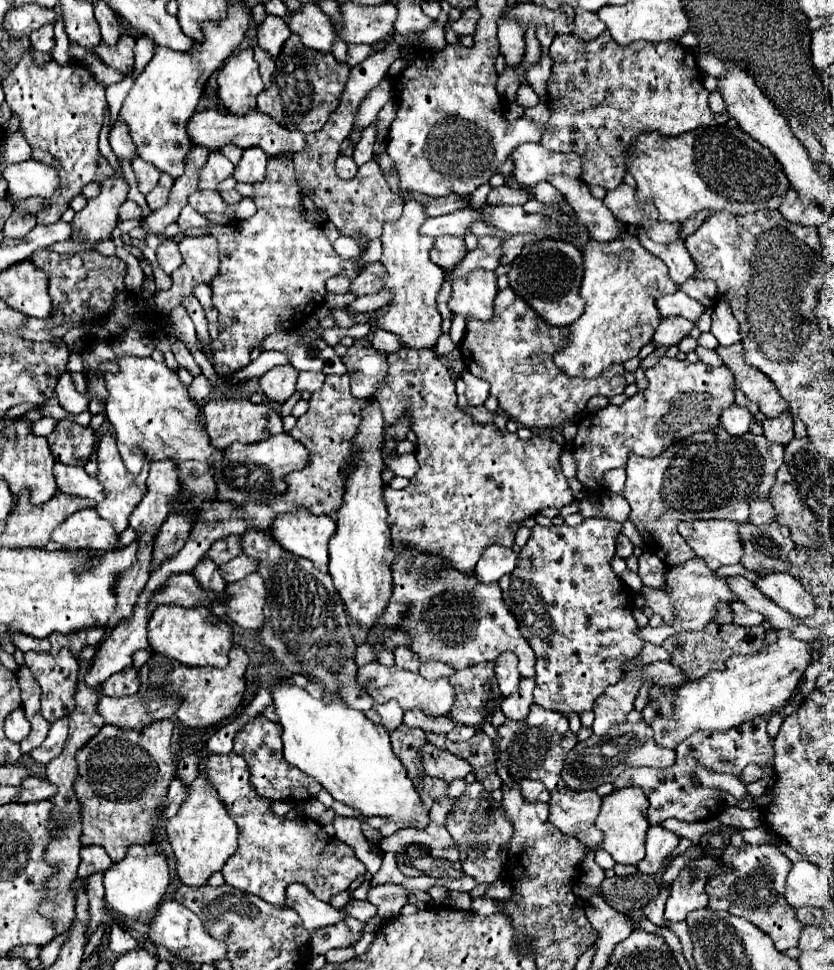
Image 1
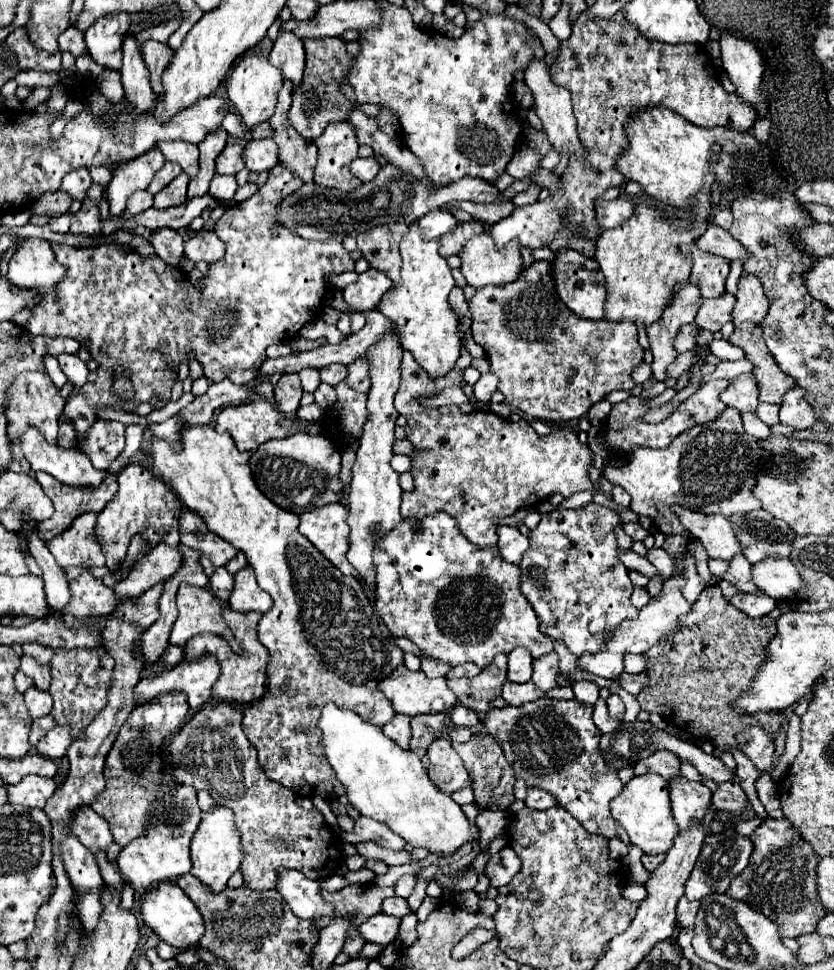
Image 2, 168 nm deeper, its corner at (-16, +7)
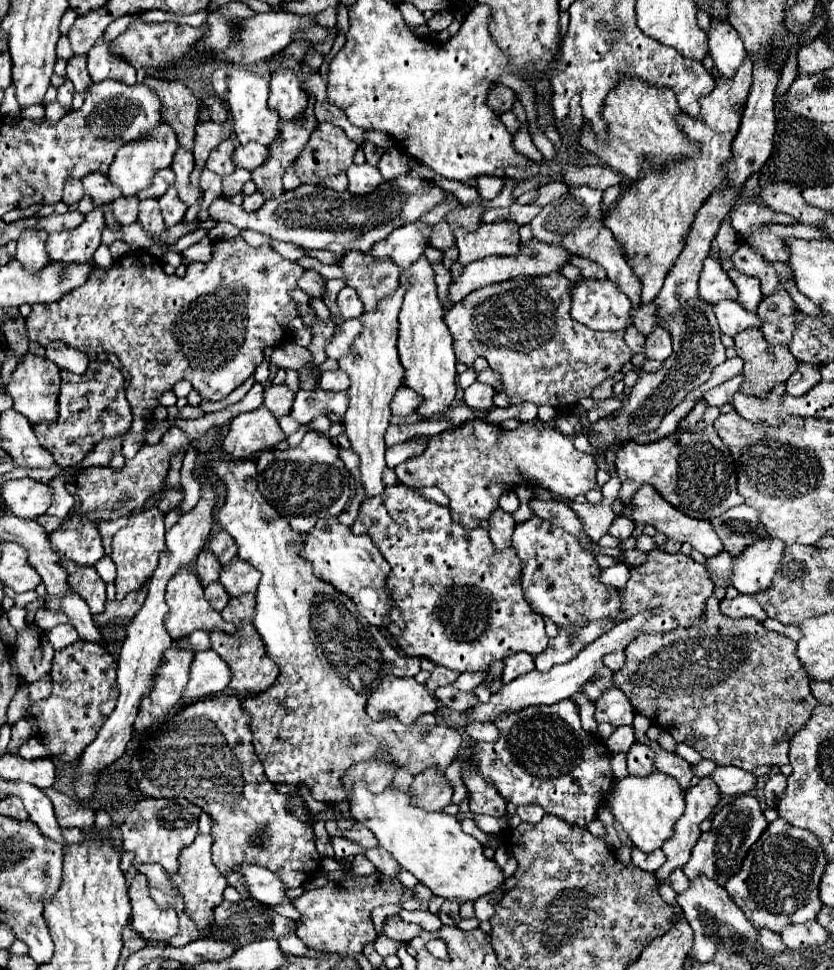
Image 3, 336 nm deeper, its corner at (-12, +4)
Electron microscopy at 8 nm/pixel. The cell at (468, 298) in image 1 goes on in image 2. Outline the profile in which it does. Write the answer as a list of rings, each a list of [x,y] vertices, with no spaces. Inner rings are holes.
[[[482,233],[464,243],[464,249],[458,253],[462,265],[460,271],[466,277],[468,285],[504,285],[514,281],[522,271],[520,241],[514,239],[502,249],[496,247],[490,233]]]

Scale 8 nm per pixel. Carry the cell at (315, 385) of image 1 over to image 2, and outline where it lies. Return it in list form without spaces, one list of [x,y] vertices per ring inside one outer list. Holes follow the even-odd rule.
[[[334,363],[334,365],[328,365],[328,367],[322,369],[322,381],[328,383],[328,385],[332,385],[332,387],[336,387],[338,383],[342,383],[346,377],[348,377],[348,367],[346,365]]]

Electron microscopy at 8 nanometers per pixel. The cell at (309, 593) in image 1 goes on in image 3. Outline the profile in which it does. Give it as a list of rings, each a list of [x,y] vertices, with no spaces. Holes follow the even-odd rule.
[[[218,458],[206,460],[204,466],[222,482],[222,486],[226,486],[224,504],[220,504],[214,512],[216,524],[234,538],[238,546],[238,558],[262,572],[256,590],[256,616],[252,618],[252,622],[266,646],[270,660],[278,664],[280,674],[268,690],[256,696],[248,696],[243,706],[250,714],[252,742],[268,780],[272,784],[290,784],[294,788],[300,788],[304,784],[310,794],[320,802],[342,802],[346,796],[346,790],[342,788],[344,772],[354,762],[370,760],[376,754],[378,746],[386,746],[392,758],[400,766],[410,768],[414,776],[430,768],[432,764],[442,770],[450,766],[462,746],[462,734],[456,728],[448,728],[442,724],[400,724],[394,714],[384,714],[380,720],[372,720],[366,716],[366,700],[380,684],[380,680],[388,674],[416,676],[420,672],[420,660],[404,658],[388,642],[380,628],[364,620],[350,596],[344,596],[344,592],[338,592],[328,582],[314,576],[312,564],[308,564],[308,560],[300,556],[300,532],[292,530],[288,520],[278,516],[276,510],[266,504],[264,496],[260,496],[256,484],[256,462],[252,458]]]

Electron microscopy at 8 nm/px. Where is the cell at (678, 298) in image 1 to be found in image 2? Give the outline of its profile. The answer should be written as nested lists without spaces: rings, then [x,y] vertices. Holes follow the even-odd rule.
[[[730,293],[716,297],[716,299],[704,299],[704,303],[696,315],[696,325],[702,329],[720,331],[722,325],[732,321],[734,303],[736,303],[736,297]]]

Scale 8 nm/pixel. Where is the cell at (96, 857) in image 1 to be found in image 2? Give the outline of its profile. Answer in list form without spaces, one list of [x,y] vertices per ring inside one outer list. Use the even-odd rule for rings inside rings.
[[[90,807],[78,809],[72,817],[72,833],[92,851],[106,851],[112,843],[112,833],[108,829],[108,821],[104,821],[98,813],[94,813]]]

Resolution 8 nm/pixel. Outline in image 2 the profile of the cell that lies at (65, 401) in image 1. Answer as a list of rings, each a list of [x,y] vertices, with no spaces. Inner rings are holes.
[[[58,355],[58,361],[60,361],[60,367],[64,371],[64,375],[76,385],[76,387],[82,387],[86,383],[86,377],[88,377],[88,367],[86,363],[78,357],[78,355]]]

